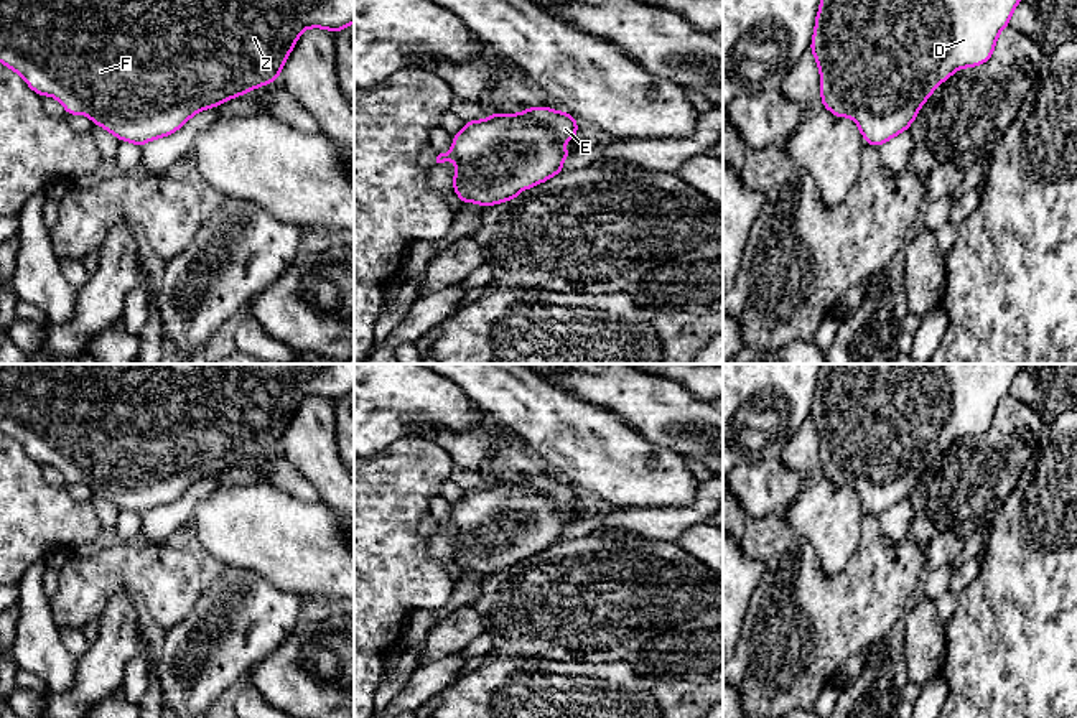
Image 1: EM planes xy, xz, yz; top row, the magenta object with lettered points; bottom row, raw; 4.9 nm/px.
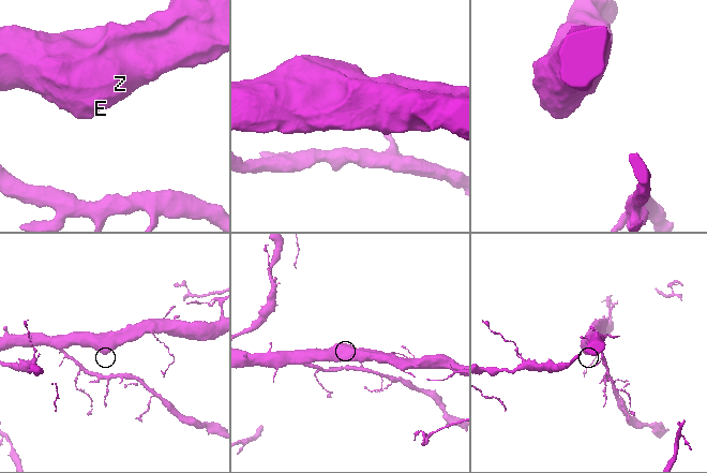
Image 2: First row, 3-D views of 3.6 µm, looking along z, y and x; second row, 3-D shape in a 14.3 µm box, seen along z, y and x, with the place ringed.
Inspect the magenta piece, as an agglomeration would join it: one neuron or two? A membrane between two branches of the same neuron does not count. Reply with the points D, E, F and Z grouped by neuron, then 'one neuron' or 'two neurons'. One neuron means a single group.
D E F Z; one neuron

